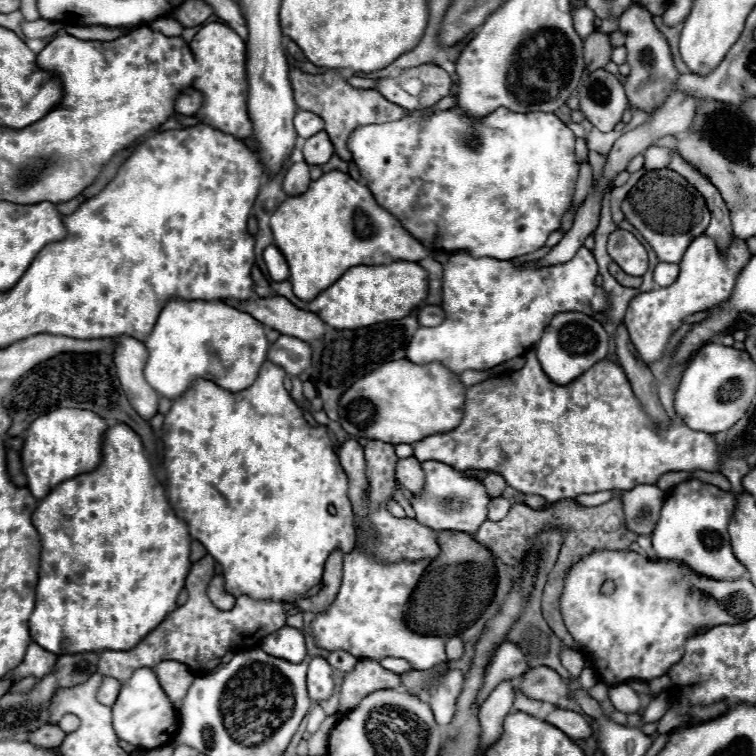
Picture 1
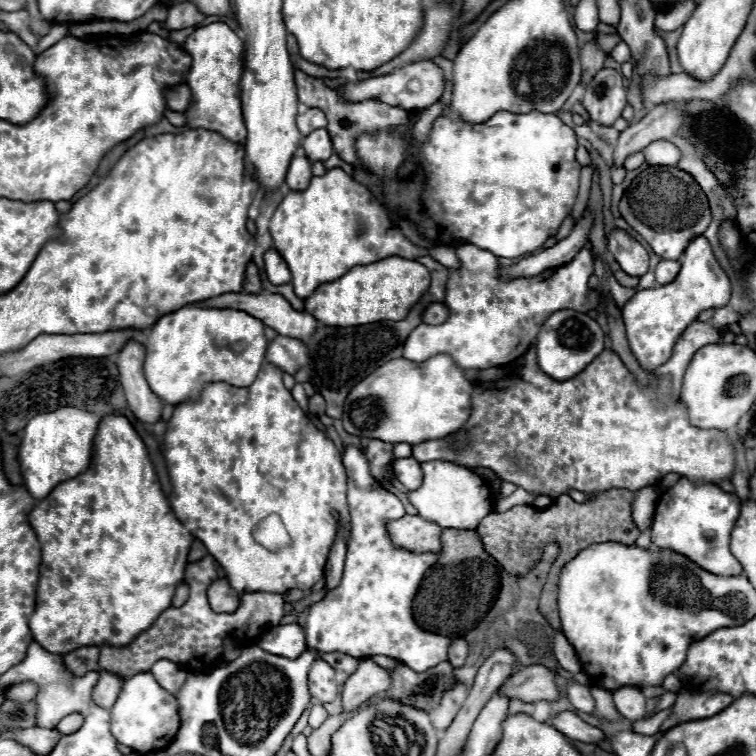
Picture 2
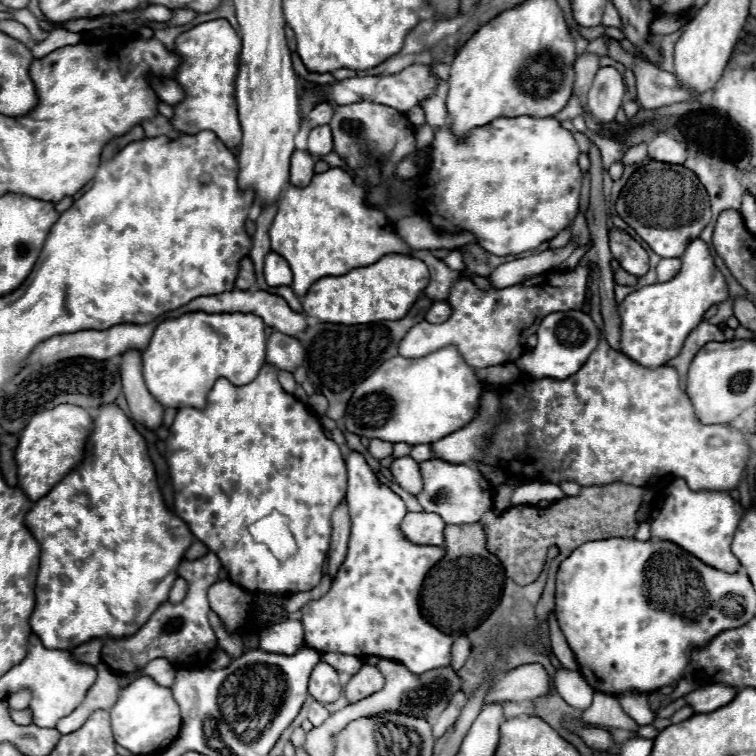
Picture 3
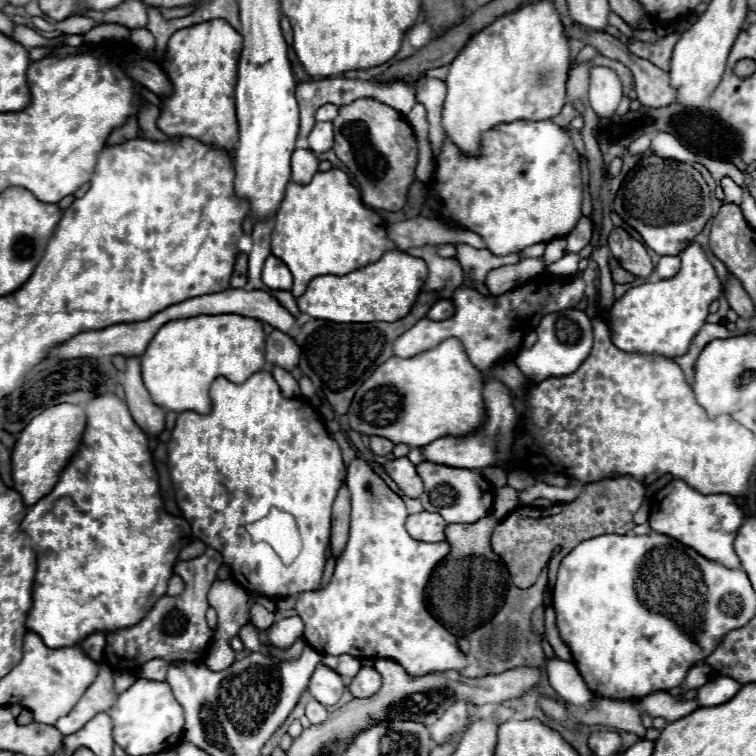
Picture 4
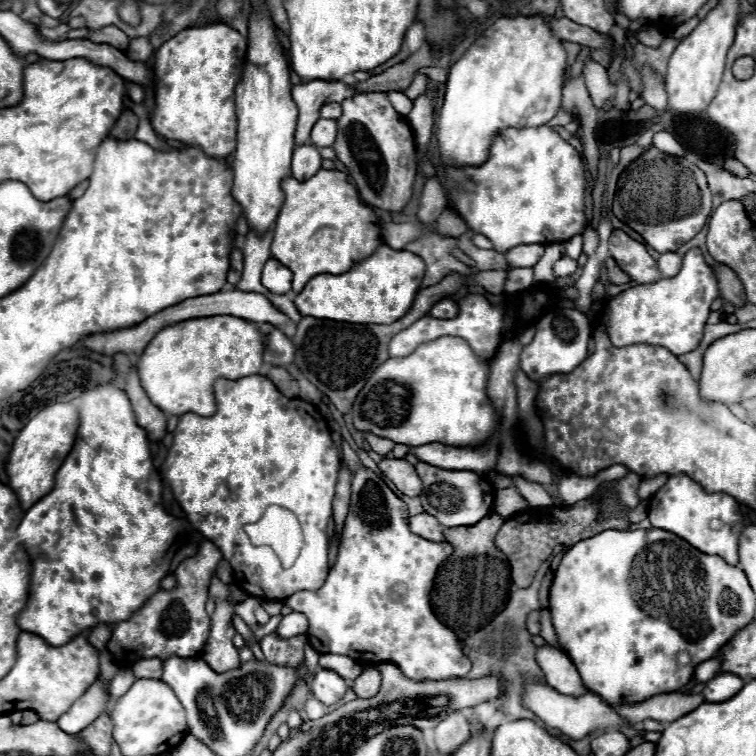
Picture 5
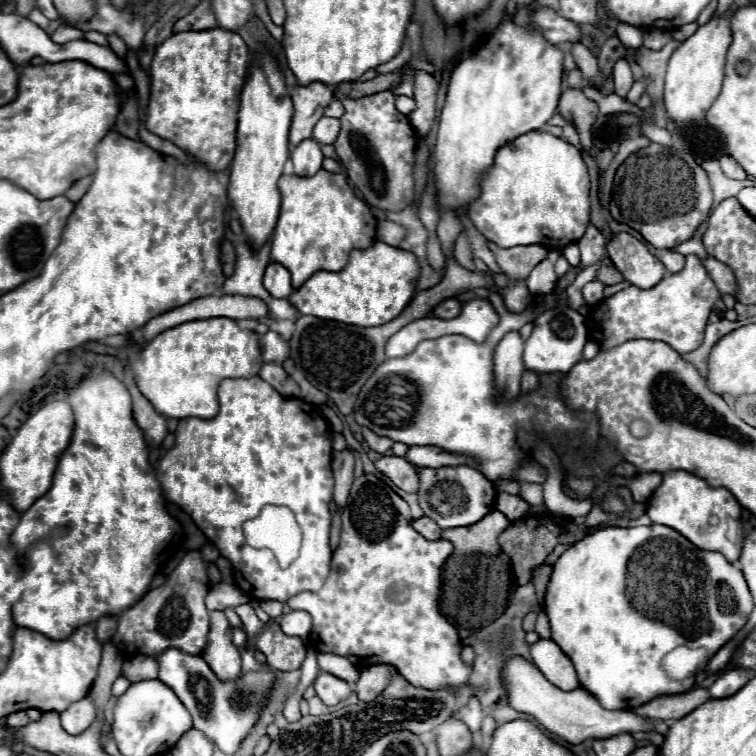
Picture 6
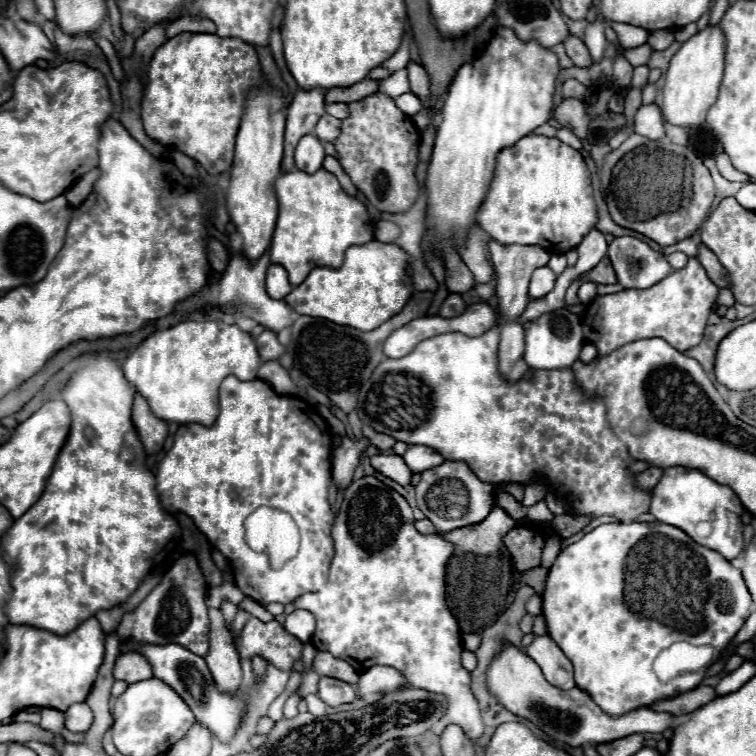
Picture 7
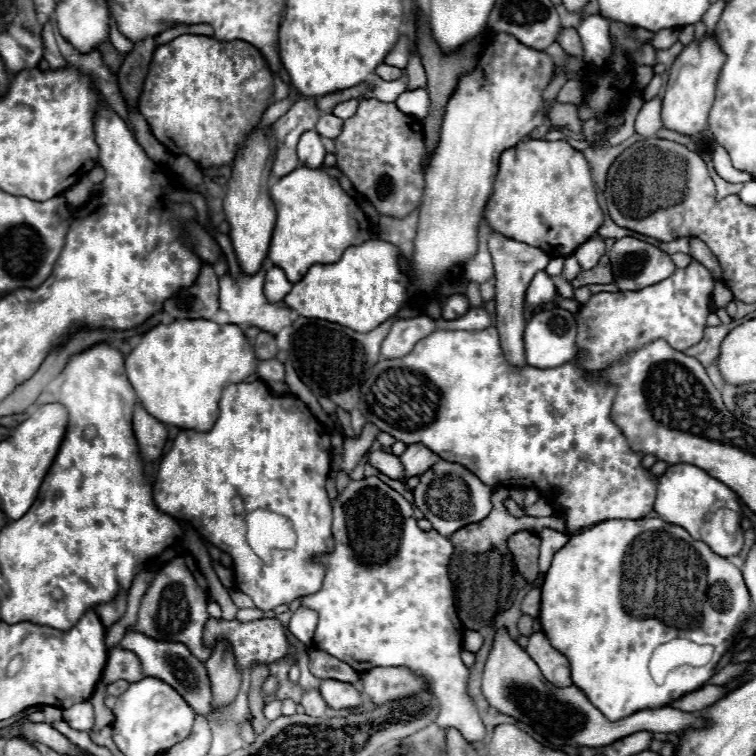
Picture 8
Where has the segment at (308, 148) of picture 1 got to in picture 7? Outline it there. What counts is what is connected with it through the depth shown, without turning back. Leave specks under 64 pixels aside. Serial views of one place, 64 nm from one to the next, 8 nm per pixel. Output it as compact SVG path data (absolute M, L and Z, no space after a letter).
M324 114L316 128L314 128L314 134L320 138L320 140L326 140L326 142L334 142L338 136L340 136L340 120L334 118L334 116L328 116Z

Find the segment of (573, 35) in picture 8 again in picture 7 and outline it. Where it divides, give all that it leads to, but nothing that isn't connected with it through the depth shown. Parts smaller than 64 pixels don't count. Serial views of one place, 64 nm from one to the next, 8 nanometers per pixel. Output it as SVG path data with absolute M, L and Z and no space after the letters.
M568 36L568 38L564 40L564 46L566 46L566 52L568 52L568 56L572 58L574 66L590 68L590 66L594 64L592 58L590 58L590 54L588 54L588 48L584 46L584 42L582 42L580 38L576 38L576 36Z

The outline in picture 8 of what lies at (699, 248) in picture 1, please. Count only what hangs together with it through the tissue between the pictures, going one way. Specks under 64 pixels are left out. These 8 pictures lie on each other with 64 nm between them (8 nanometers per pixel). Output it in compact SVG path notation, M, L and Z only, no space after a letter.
M692 260L690 266L676 270L670 278L648 286L646 290L620 290L620 292L600 292L592 294L592 298L582 304L580 312L576 312L576 322L578 322L578 350L588 352L586 358L580 358L582 366L586 370L600 370L612 362L618 362L628 354L628 350L640 348L652 340L666 340L674 350L686 350L702 340L704 328L706 328L706 318L712 312L712 292L714 292L714 280L708 268L704 268L700 262Z

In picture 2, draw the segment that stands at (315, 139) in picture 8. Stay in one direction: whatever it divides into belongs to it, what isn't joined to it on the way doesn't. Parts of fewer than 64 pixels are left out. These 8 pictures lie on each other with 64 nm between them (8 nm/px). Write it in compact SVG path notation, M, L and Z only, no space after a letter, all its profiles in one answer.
M306 156L292 158L288 174L286 174L286 186L288 186L288 190L306 190L306 186L312 180L310 166L312 166L312 162Z

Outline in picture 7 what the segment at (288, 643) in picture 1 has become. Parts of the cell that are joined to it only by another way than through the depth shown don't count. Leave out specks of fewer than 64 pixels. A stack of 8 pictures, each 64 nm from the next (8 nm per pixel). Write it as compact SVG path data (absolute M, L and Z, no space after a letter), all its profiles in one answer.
M294 610L284 620L284 630L292 636L296 636L302 642L308 642L314 632L314 616L308 610Z

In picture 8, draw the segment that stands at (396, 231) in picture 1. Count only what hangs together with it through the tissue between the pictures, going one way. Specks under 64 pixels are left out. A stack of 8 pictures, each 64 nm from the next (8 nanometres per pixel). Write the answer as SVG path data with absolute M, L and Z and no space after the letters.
M304 166L292 170L272 184L270 194L278 210L278 220L268 258L286 272L292 284L296 284L310 266L334 264L348 246L358 246L372 238L370 224L360 206L340 188L338 180L330 178L324 170L310 170Z

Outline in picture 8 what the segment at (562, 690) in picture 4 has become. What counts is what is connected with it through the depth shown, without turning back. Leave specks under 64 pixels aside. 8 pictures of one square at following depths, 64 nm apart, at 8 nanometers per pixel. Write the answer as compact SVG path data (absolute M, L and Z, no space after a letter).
M534 632L530 636L526 652L540 666L548 682L552 682L558 688L572 686L568 658L564 654L558 654L558 650L554 650L554 646L548 642L548 638L542 632Z

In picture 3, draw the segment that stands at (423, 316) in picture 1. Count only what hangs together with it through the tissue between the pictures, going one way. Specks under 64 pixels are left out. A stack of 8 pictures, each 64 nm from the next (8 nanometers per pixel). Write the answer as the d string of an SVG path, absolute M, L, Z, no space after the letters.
M434 302L430 306L430 310L426 312L426 322L432 322L432 324L440 324L440 322L446 322L450 318L450 306L446 302Z

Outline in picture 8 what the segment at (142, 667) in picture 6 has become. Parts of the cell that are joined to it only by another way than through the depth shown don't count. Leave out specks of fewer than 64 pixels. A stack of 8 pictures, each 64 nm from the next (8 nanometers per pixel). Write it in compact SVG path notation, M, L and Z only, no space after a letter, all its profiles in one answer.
M114 648L108 656L108 664L104 670L104 680L106 684L112 684L116 680L128 680L128 682L138 682L146 674L142 674L142 662L138 662L136 654L130 654L130 650Z

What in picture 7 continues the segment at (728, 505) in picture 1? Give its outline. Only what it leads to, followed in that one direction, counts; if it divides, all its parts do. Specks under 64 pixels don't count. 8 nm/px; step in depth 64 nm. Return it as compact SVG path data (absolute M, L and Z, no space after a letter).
M674 466L674 468L666 468L660 482L654 486L650 514L658 522L678 526L700 546L716 550L726 560L732 560L738 558L744 548L743 526L737 515L742 514L742 504L738 496L734 504L734 496L736 494L728 486L716 484L700 470Z

